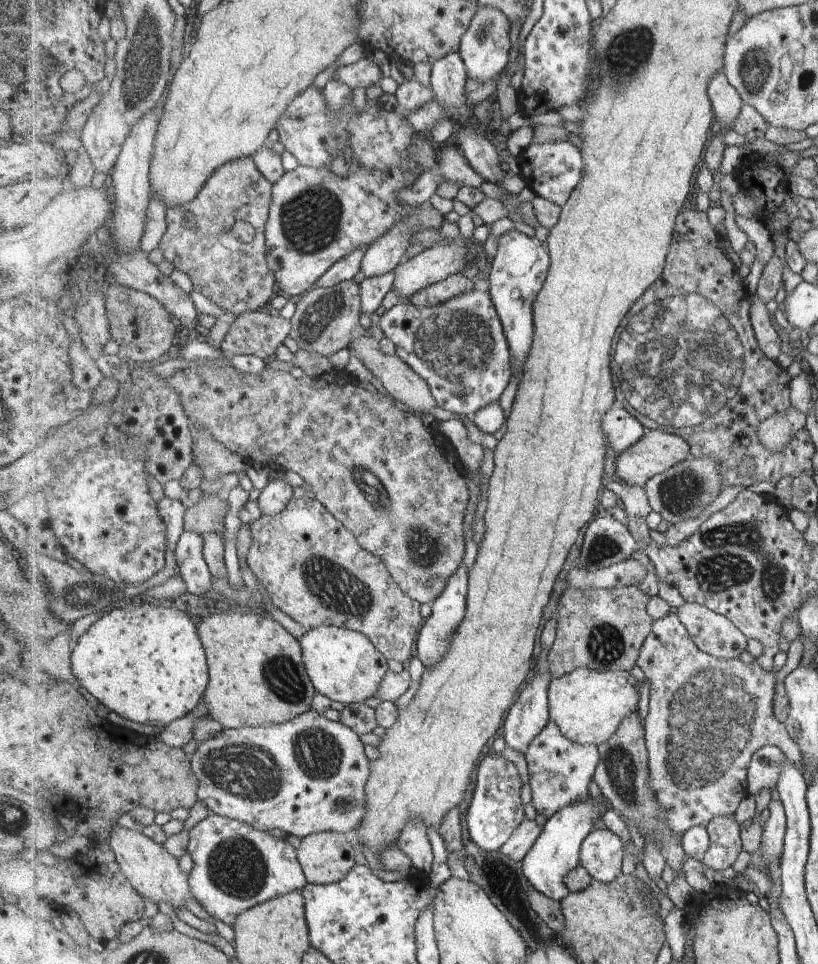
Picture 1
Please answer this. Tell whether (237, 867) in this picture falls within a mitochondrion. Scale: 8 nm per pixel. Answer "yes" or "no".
yes

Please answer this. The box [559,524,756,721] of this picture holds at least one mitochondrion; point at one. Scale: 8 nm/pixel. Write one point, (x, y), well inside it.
(605, 645)

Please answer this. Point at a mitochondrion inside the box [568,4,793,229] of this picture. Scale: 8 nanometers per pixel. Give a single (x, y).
(623, 51)

